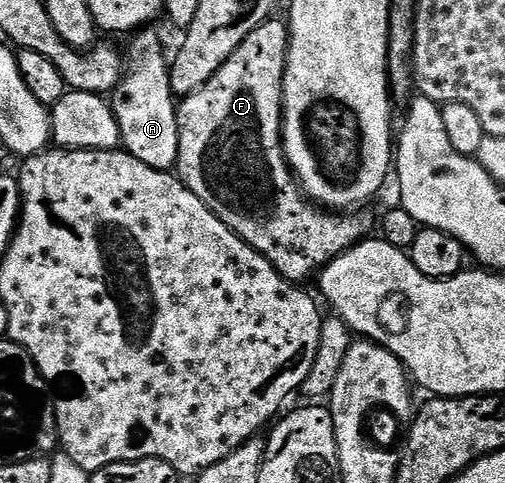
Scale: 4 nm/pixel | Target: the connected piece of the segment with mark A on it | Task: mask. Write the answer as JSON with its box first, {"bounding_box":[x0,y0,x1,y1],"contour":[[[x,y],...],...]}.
{"bounding_box":[111,29,179,172],"contour":[[[153,29],[138,30],[132,39],[129,55],[127,51],[128,70],[111,95],[111,106],[121,130],[121,142],[124,150],[143,161],[143,165],[151,165],[151,169],[156,171],[172,172],[179,157],[179,107],[169,80],[171,63],[167,55],[165,59],[161,39]]]}

